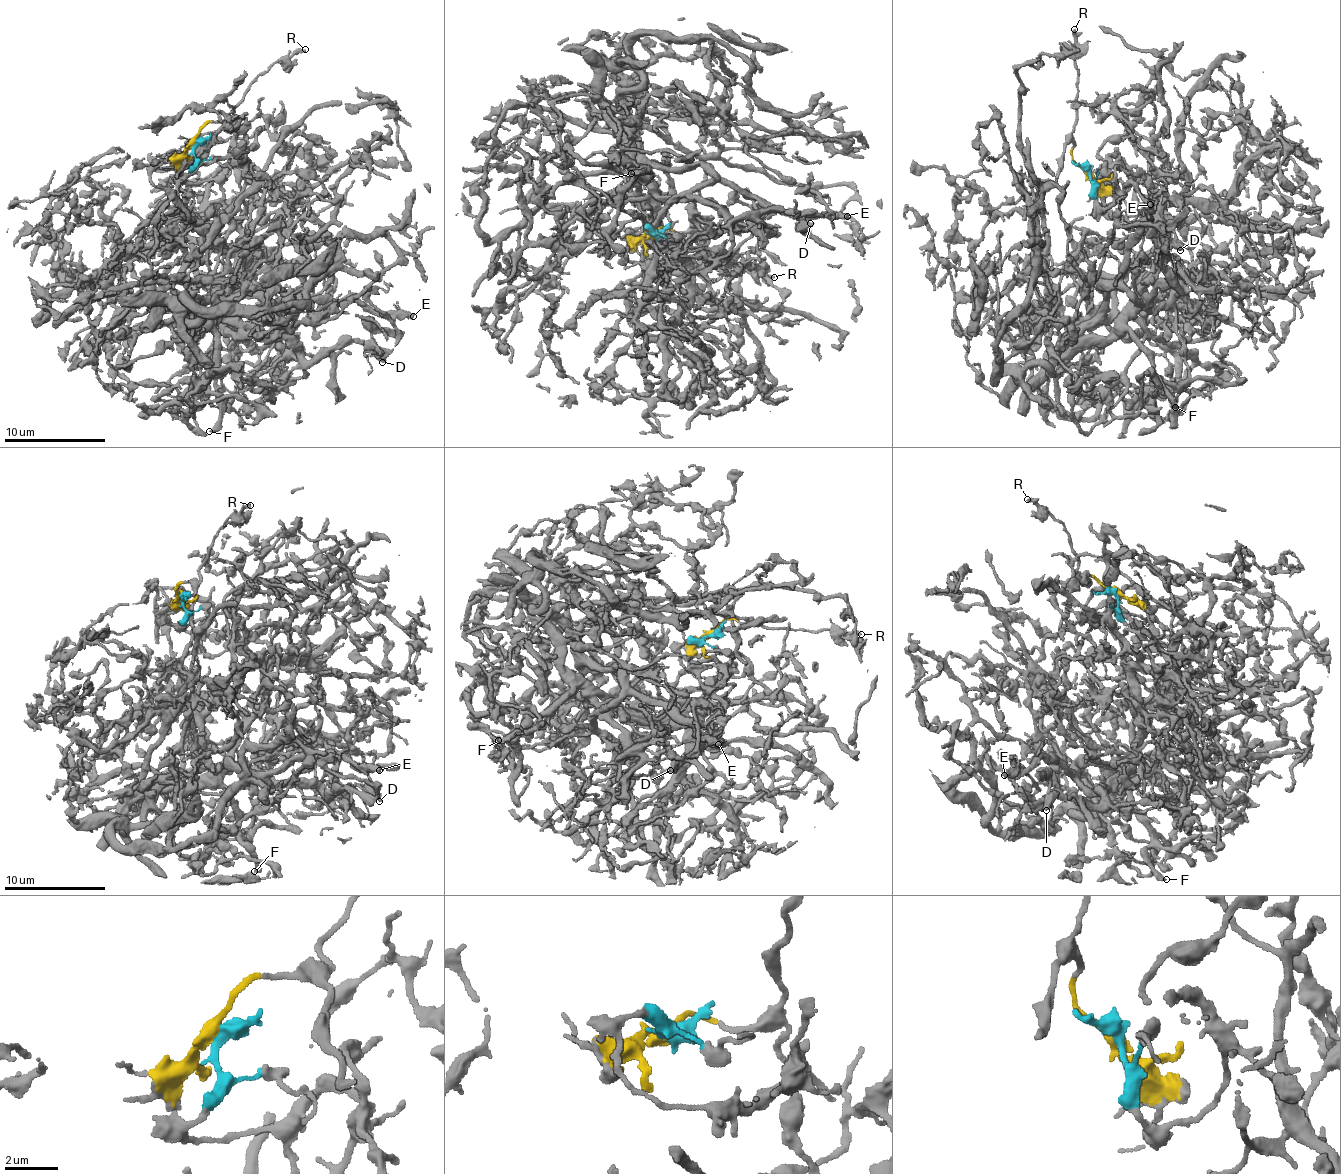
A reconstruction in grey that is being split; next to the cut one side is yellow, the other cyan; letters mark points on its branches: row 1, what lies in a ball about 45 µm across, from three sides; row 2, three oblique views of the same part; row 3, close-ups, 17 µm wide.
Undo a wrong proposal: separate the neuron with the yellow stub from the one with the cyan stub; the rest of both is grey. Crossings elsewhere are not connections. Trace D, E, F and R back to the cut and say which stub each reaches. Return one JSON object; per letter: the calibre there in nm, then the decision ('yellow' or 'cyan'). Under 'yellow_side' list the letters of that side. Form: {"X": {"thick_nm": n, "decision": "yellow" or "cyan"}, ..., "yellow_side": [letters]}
{"D": {"thick_nm": 460, "decision": "cyan"}, "E": {"thick_nm": 440, "decision": "cyan"}, "F": {"thick_nm": 360, "decision": "yellow"}, "R": {"thick_nm": 280, "decision": "yellow"}, "yellow_side": ["F", "R"]}

